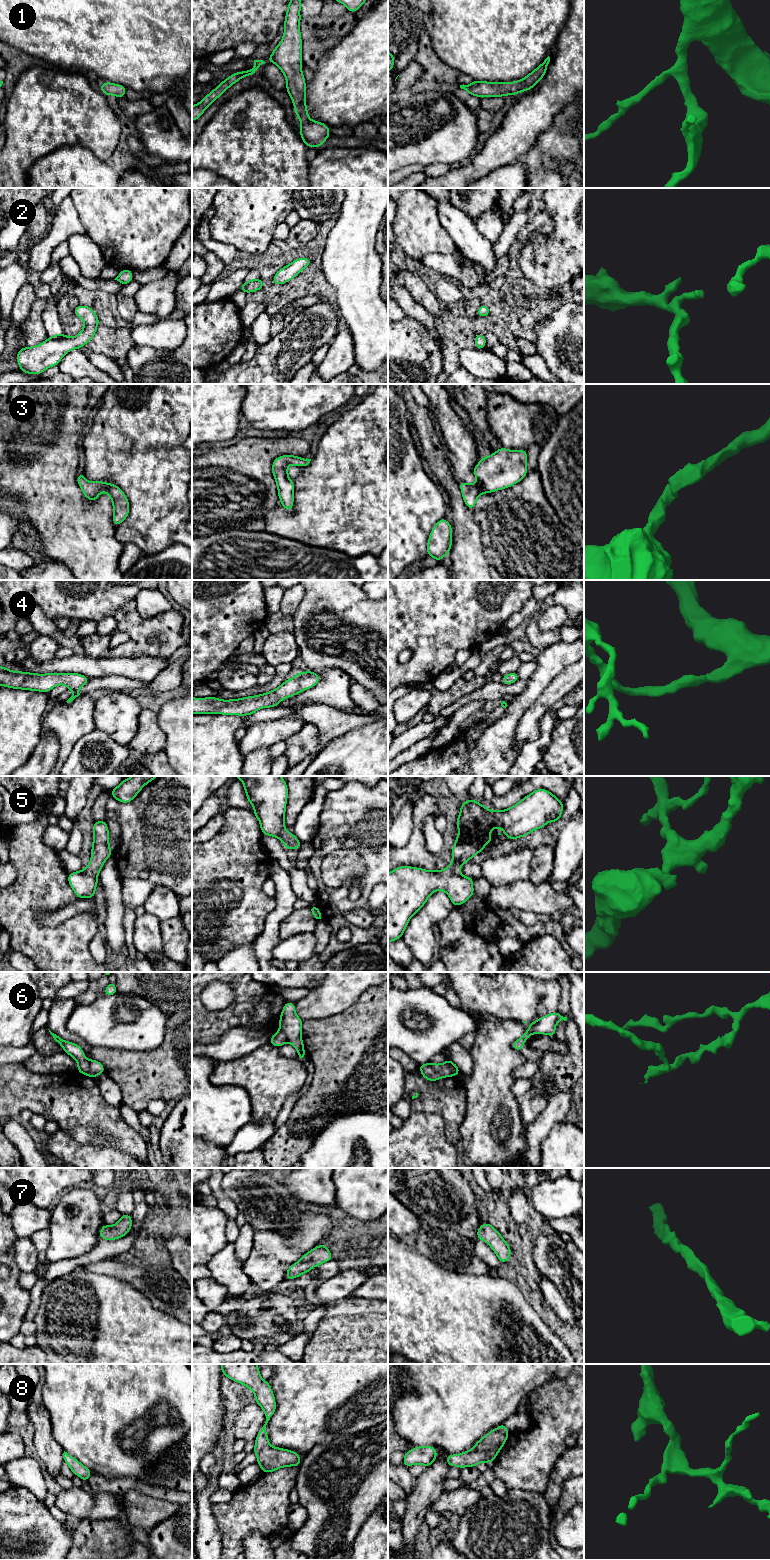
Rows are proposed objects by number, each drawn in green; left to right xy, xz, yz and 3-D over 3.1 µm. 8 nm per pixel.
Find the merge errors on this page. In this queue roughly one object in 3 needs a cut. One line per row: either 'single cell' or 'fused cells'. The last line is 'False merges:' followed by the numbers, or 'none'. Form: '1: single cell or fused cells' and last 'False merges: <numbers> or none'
1: single cell
2: single cell
3: single cell
4: single cell
5: single cell
6: fused cells
7: single cell
8: single cell
False merges: 6

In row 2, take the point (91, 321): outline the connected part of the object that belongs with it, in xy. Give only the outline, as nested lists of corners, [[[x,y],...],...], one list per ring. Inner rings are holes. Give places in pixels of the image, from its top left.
[[[79,305],[72,309],[75,315],[83,319],[82,331],[74,337],[58,333],[33,347],[17,350],[16,361],[20,372],[33,375],[42,374],[46,369],[57,366],[60,360],[71,350],[81,349],[95,335],[99,318],[90,306]]]

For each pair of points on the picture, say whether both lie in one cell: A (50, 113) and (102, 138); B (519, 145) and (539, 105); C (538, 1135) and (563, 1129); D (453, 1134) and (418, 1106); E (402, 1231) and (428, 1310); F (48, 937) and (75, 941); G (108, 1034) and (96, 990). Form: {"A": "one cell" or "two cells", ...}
{"A": "one cell", "B": "one cell", "C": "two cells", "D": "one cell", "E": "two cells", "F": "one cell", "G": "two cells"}

